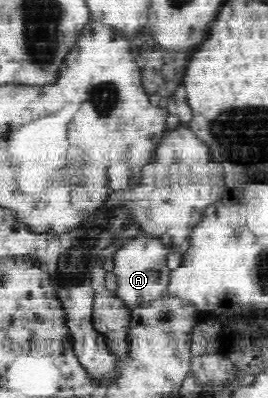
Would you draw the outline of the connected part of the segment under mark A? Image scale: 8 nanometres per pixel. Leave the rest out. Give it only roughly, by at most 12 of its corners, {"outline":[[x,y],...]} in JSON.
{"outline":[[146,234],[115,252],[115,294],[133,310],[166,296],[169,250]]}

